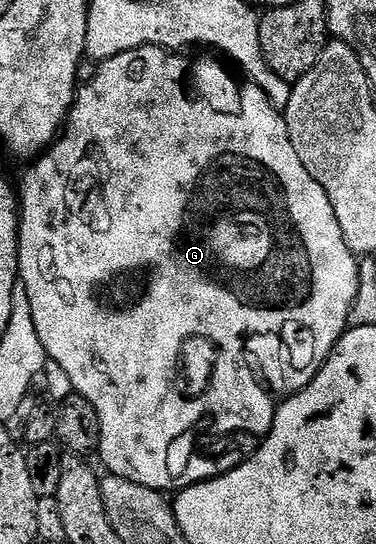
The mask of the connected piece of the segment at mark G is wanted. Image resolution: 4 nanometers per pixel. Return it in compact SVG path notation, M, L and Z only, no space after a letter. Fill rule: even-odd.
M138 45L135 49L124 49L121 53L108 58L99 66L94 79L79 86L76 100L72 102L72 110L68 112L68 120L62 126L62 136L49 148L53 149L49 153L41 152L35 158L37 161L24 173L24 182L18 185L20 202L19 280L26 287L26 295L30 295L30 311L34 315L34 327L38 327L38 335L44 344L45 354L51 360L62 363L66 375L70 375L73 390L81 393L86 399L90 399L90 403L94 403L102 427L98 456L104 460L104 465L108 468L107 472L161 491L168 491L171 485L183 487L217 476L216 464L205 453L200 453L202 430L205 427L211 427L213 431L237 428L256 429L266 435L272 430L278 404L276 398L273 397L276 389L280 395L284 395L297 393L298 390L306 388L314 379L317 371L324 366L324 360L332 354L333 347L340 342L340 336L349 328L348 316L350 307L356 298L358 275L360 274L357 254L352 252L352 248L348 246L348 240L344 238L344 232L336 218L330 195L325 191L324 184L308 170L306 163L302 163L292 142L292 137L288 134L288 125L284 122L281 110L272 106L273 98L266 92L265 86L263 84L255 85L252 81L239 81L234 74L228 73L227 67L222 62L215 61L212 57L192 58L183 57L184 55L183 52L173 51L162 45ZM280 369L284 372L285 378L280 377ZM197 423L200 424L200 431L194 431Z

